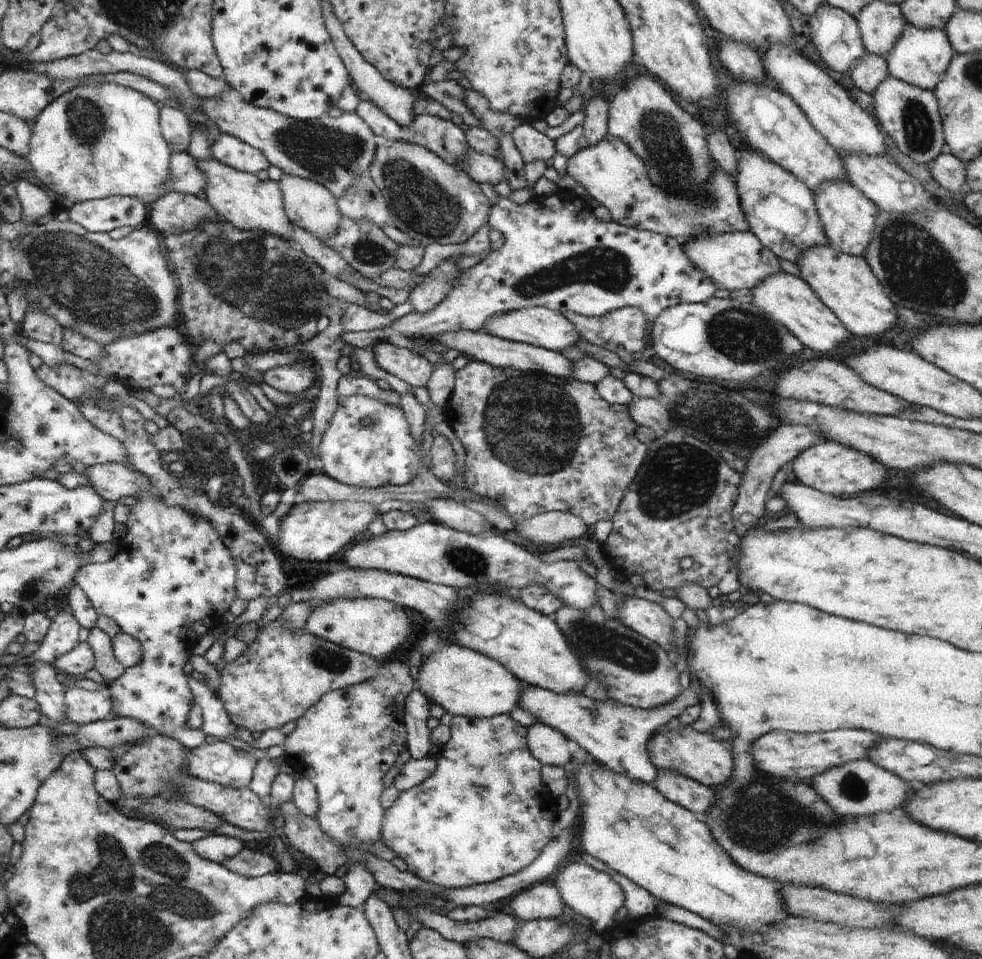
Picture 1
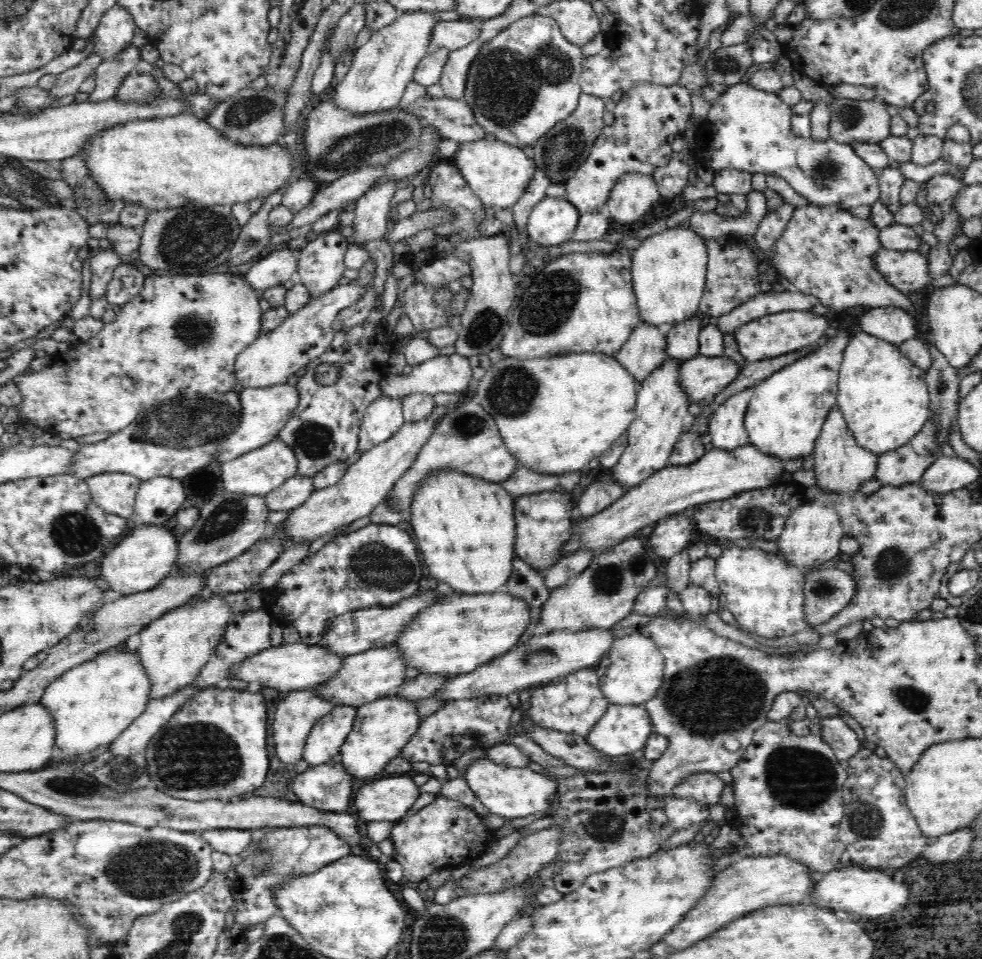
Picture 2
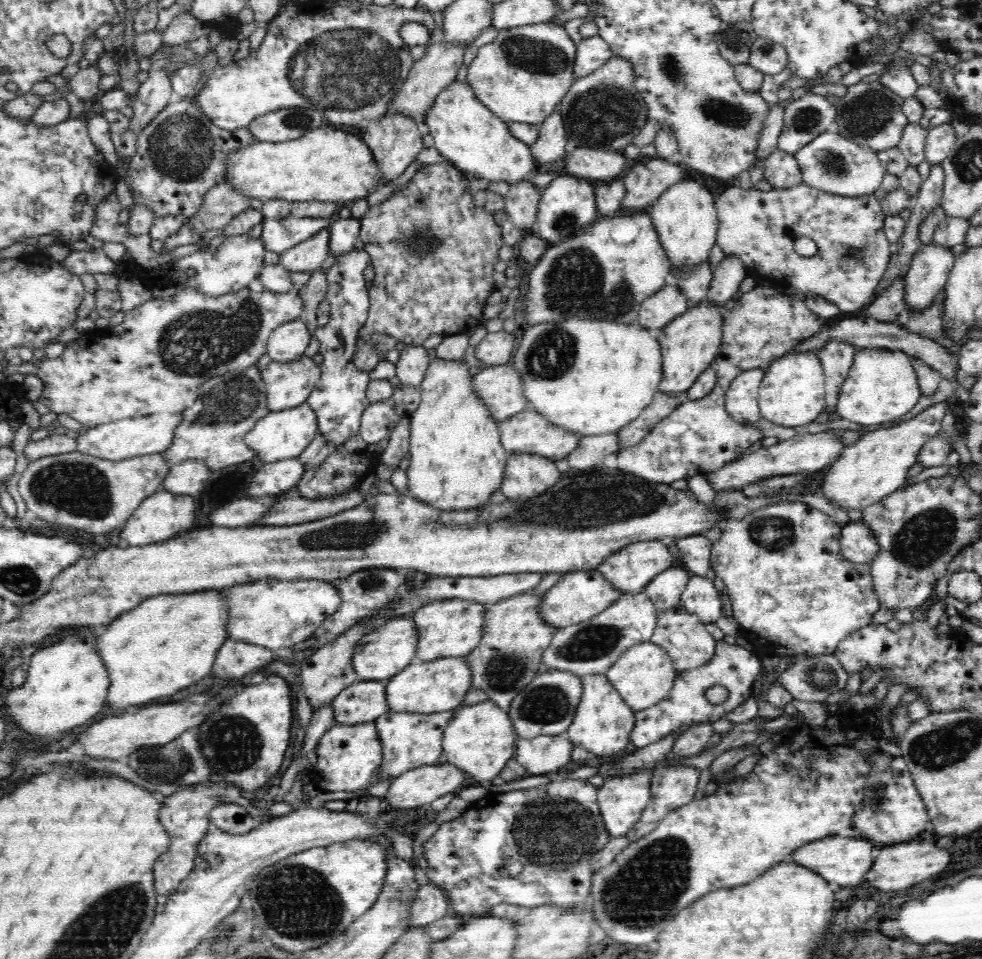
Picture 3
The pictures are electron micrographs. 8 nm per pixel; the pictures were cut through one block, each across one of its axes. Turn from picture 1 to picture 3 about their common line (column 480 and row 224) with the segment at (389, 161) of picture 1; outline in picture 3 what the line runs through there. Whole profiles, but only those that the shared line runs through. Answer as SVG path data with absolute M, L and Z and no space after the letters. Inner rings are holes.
M230 181L221 182L206 193L200 210L189 219L189 224L191 224L191 227L197 234L206 232L206 230L212 230L212 228L222 230L228 222L232 222L232 219L237 214L244 212L246 208L250 207L250 199L243 192L238 192Z

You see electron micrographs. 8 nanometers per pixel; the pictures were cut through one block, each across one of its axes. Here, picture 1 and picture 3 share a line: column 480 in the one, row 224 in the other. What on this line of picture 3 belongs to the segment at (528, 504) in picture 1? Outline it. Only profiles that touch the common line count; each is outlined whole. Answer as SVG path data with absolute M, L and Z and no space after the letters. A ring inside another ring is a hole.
M452 163L442 164L422 164L417 168L414 176L404 186L394 190L384 201L370 205L369 209L361 217L361 229L359 232L360 240L365 244L365 251L370 255L371 265L373 266L375 276L372 284L369 286L369 314L362 330L360 330L360 345L354 363L358 371L370 373L381 361L380 353L375 344L372 342L373 334L384 334L396 339L397 342L403 342L407 346L423 346L424 342L433 334L442 336L453 335L458 333L468 333L476 329L478 324L483 322L482 310L487 305L487 298L494 292L494 264L498 261L498 251L504 244L502 239L502 227L496 224L494 213L484 210L478 204L475 204L475 195L471 192L470 176L466 175Z

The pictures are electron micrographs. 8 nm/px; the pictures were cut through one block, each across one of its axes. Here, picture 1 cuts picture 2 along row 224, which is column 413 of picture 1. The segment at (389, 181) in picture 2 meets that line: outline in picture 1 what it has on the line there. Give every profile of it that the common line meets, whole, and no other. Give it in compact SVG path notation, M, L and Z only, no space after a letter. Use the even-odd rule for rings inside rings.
M377 340L371 348L373 360L381 370L397 376L413 388L425 386L432 371L427 359L408 349L396 347L389 340Z

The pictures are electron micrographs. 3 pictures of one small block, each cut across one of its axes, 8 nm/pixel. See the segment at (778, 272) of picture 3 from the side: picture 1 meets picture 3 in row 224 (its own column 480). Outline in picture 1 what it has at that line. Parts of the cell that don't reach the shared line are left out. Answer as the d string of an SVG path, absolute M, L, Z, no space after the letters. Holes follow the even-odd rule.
M507 714L495 715L486 719L468 719L454 716L448 726L449 740L439 748L439 756L435 760L435 770L425 780L409 788L409 790L398 792L389 808L383 813L380 828L380 840L389 850L393 851L395 860L404 862L405 870L419 877L425 883L431 883L443 889L458 889L481 883L490 883L494 880L515 874L533 862L550 840L551 825L556 819L557 811L554 808L555 799L549 794L547 787L540 781L540 764L531 756L527 750L524 734L526 727L509 718Z

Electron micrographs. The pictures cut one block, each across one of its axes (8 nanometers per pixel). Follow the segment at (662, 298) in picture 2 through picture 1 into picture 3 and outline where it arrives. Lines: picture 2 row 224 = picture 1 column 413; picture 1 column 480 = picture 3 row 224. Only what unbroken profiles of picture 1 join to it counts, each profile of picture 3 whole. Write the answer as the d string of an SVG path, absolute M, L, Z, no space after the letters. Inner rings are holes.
M684 177L672 184L648 208L648 212L673 270L690 270L696 264L708 260L710 248L716 244L719 220L714 197L699 179L694 182L692 178L688 180Z

